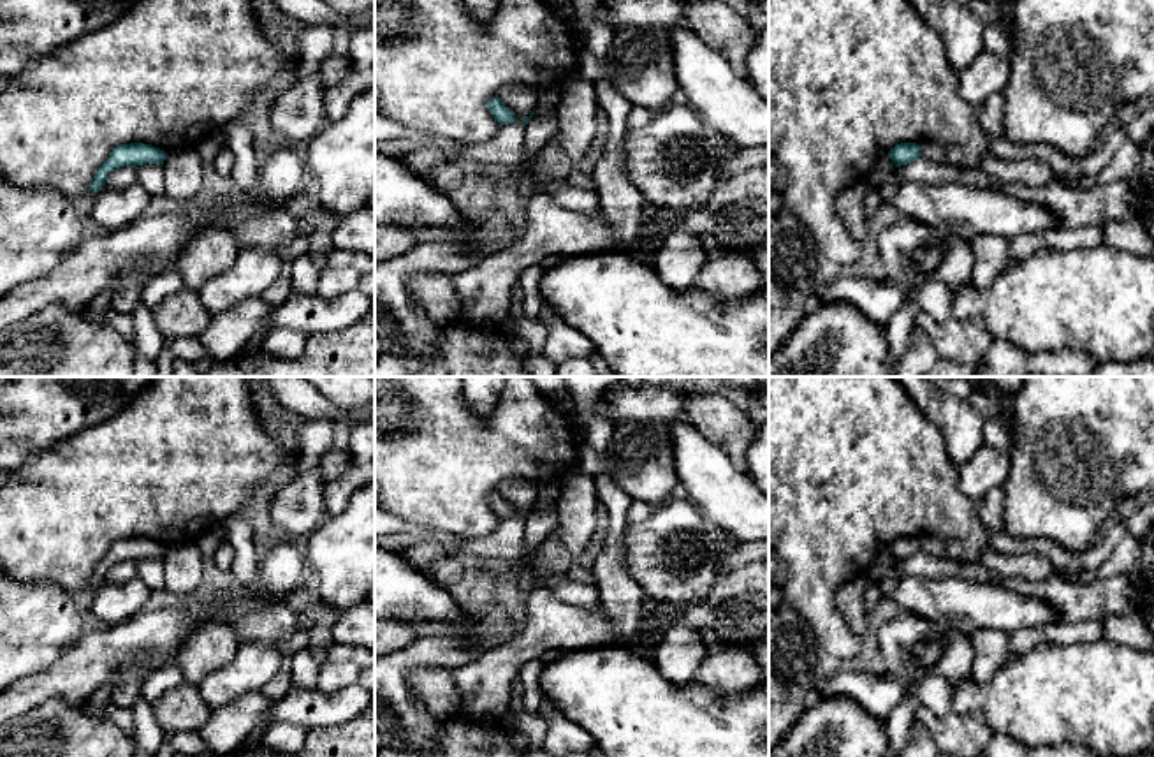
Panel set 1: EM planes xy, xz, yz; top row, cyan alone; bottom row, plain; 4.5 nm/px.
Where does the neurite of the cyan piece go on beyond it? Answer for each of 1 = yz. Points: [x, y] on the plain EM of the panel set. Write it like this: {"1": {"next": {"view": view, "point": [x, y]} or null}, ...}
{"1": {"next": null}}

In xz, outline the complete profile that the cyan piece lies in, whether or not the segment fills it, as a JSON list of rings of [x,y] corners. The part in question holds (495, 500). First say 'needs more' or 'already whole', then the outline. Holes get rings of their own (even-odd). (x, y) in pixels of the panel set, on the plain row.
already whole; [[[500,491],[491,493],[486,500],[487,500],[487,505],[493,509],[493,512],[494,512],[500,519],[503,519],[503,518],[512,518],[512,516],[517,514],[515,509],[514,509],[514,505],[510,505],[510,503],[501,496]]]

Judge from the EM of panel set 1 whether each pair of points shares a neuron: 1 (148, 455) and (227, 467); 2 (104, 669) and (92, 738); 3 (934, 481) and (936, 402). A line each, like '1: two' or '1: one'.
1: one
2: two
3: two

